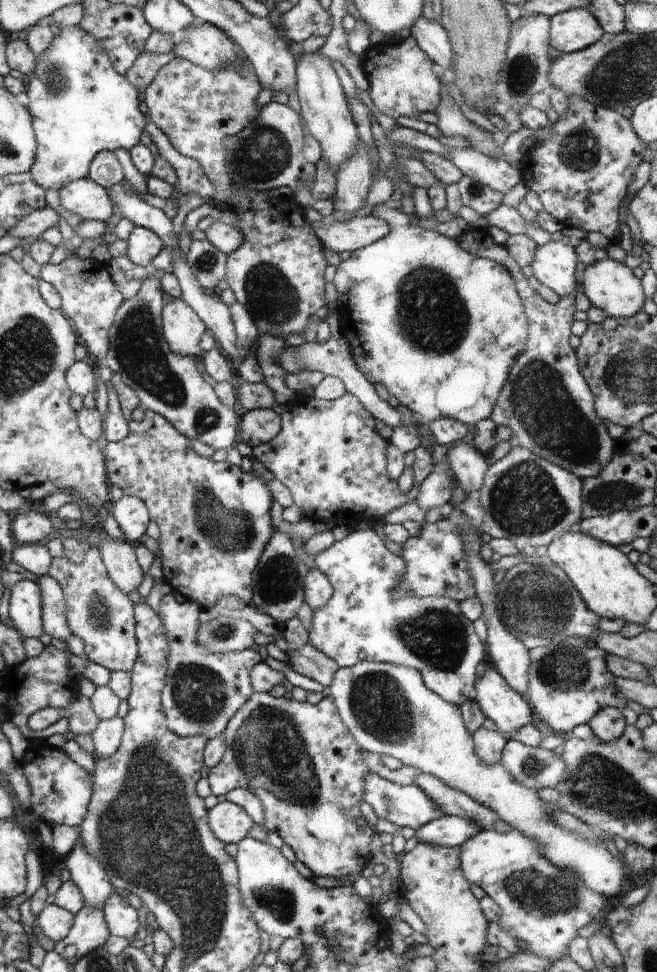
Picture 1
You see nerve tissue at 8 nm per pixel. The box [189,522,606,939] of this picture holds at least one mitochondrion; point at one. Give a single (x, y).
(268, 745)

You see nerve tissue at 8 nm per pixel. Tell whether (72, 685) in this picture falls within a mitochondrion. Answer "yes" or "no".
no

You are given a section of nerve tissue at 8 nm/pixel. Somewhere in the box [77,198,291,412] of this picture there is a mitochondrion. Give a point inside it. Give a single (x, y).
(206, 261)

